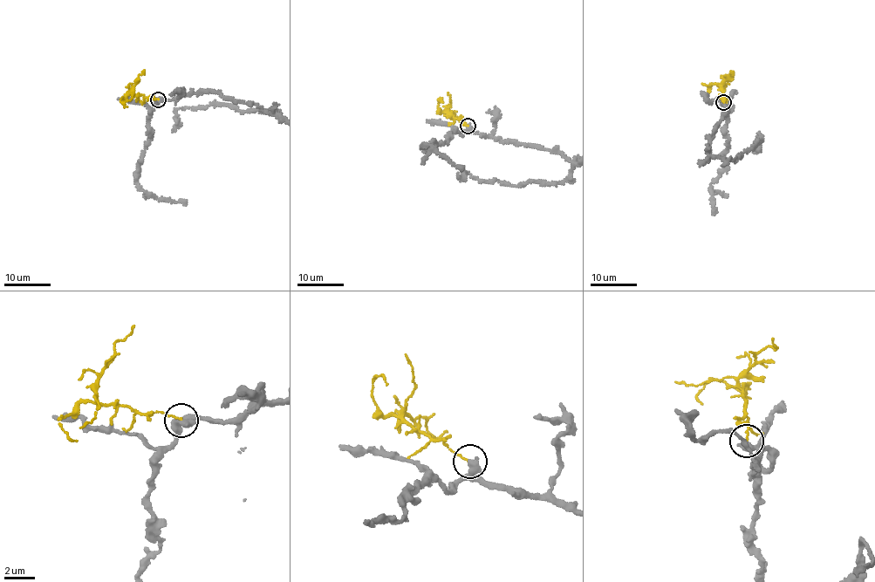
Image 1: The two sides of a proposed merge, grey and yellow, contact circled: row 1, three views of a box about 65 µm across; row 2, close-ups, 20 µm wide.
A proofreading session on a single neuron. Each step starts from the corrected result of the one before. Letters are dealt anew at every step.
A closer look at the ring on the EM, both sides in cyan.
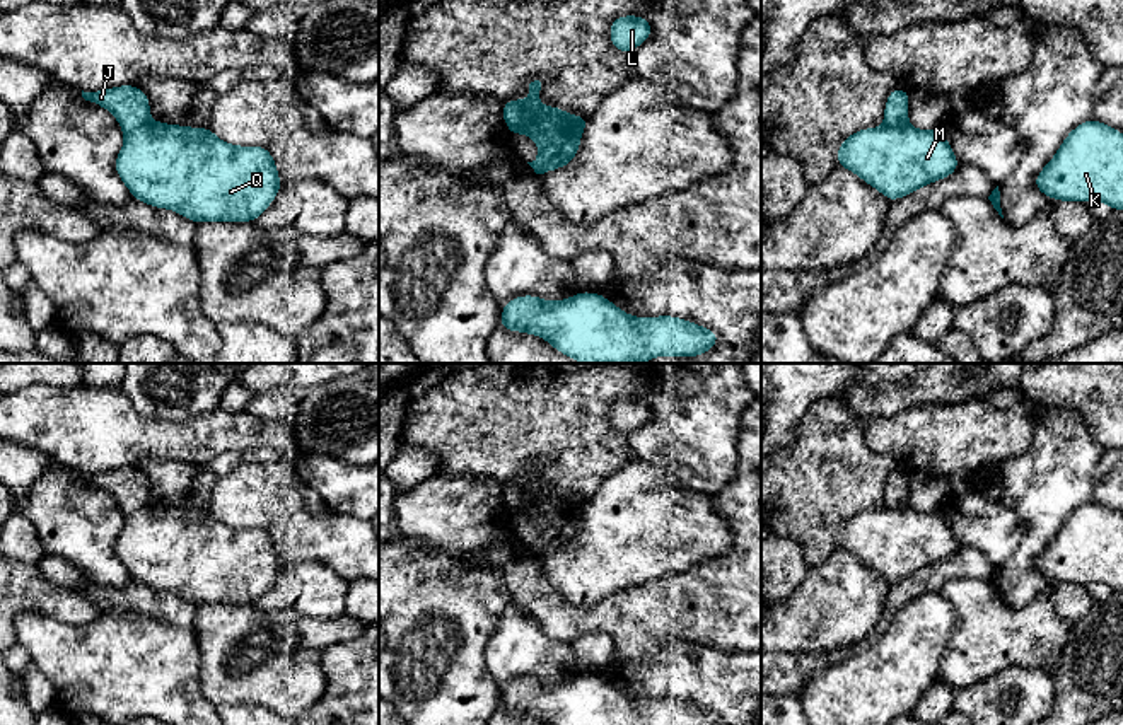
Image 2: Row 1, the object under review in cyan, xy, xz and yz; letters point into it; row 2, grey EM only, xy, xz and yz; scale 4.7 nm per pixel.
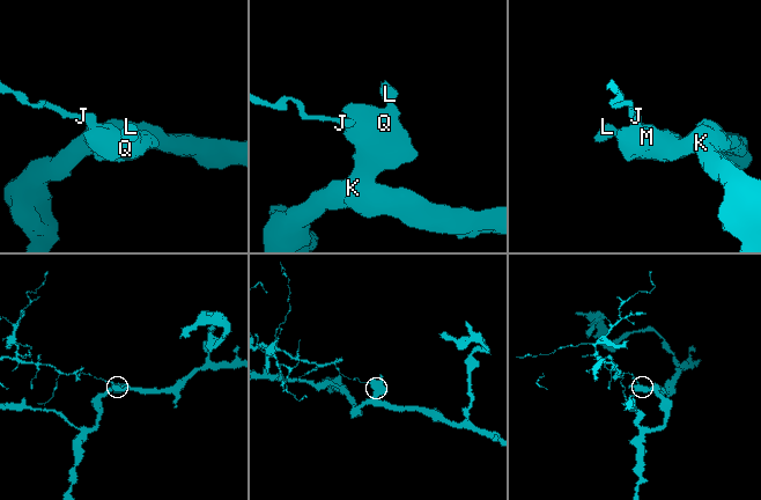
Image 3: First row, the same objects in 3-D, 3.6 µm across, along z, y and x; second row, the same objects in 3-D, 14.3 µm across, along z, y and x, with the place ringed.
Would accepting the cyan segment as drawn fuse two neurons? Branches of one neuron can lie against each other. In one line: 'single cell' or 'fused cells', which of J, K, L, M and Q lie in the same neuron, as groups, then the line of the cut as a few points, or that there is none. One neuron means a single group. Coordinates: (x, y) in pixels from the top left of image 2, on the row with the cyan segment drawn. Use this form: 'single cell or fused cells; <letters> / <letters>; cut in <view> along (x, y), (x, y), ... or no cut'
fused cells; J / K L M Q; cut in xz along (512, 101), (519, 120), (509, 130)

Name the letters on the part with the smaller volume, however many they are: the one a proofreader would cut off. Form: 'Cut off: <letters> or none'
Cut off: J

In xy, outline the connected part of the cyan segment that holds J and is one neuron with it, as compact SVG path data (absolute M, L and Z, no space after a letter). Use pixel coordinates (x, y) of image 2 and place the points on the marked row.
M118 85L96 92L84 92L82 97L104 109L109 109L123 133L128 133L150 121L150 102L147 94L137 85Z

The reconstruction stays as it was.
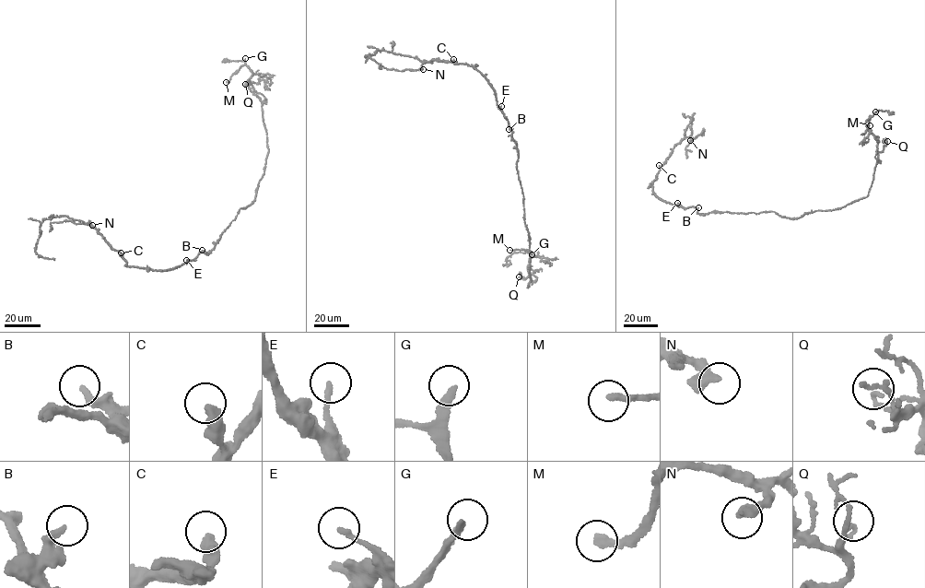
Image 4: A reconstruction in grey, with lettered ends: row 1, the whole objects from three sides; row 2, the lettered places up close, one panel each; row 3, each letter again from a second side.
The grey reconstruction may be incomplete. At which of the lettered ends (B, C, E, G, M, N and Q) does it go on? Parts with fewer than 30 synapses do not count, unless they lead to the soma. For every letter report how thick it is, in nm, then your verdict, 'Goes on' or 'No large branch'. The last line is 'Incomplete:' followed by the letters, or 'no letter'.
B: Thickness 280 nm. No large branch
C: Thickness 400 nm. No large branch
E: Thickness 180 nm. No large branch
G: Thickness 280 nm. Goes on
M: Thickness 260 nm. Goes on
N: Thickness 440 nm. No large branch
Q: Thickness 160 nm. No large branch
Incomplete: G, M

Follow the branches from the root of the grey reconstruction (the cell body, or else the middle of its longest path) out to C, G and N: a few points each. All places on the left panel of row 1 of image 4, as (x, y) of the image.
C: (220, 236), (207, 254), (201, 252), (193, 260), (168, 270), (127, 265), (121, 252)
G: (220, 236), (240, 208), (254, 201), (269, 150), (262, 102), (250, 82), (252, 73), (247, 66), (245, 58)
N: (220, 236), (207, 254), (201, 252), (175, 268), (155, 271), (126, 265), (92, 225)

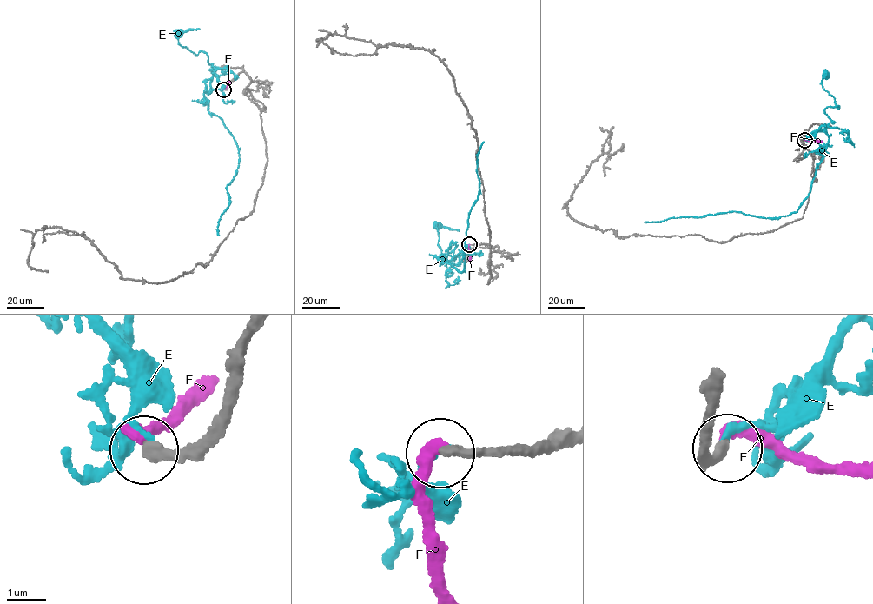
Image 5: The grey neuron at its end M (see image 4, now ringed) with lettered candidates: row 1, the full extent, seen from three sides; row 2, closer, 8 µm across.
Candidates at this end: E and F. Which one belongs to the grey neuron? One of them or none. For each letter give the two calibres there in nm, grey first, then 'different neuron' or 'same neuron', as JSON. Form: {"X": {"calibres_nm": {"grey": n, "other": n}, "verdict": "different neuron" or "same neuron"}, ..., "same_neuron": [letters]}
{"E": {"calibres_nm": {"grey": 280, "other": 180}, "verdict": "different neuron"}, "F": {"calibres_nm": {"grey": 260, "other": 320}, "verdict": "different neuron"}, "same_neuron": []}

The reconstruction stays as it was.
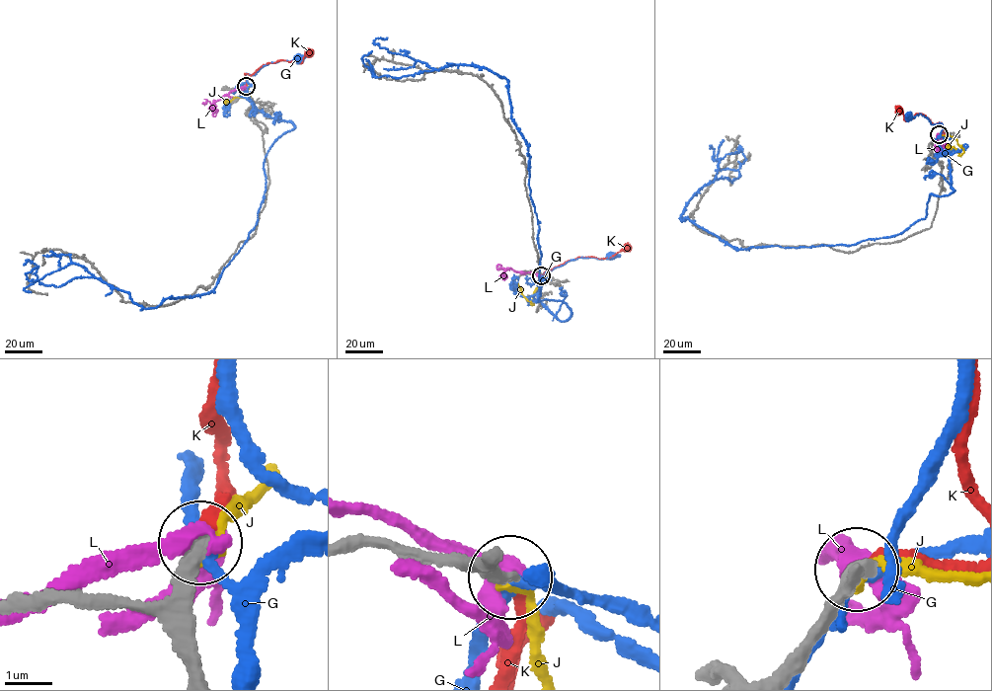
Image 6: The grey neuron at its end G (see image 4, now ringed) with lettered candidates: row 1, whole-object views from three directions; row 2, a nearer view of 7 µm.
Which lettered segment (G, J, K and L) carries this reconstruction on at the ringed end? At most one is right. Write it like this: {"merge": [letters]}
{"merge": ["K"]}

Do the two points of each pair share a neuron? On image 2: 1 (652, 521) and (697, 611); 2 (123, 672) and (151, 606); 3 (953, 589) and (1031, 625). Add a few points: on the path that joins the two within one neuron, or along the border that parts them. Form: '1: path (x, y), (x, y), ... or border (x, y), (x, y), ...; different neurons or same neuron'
1: border (715, 558), (639, 584); different neurons
2: border (108, 611), (139, 611), (185, 628); different neurons
3: path (971, 603), (994, 625), (1012, 625); same neuron

